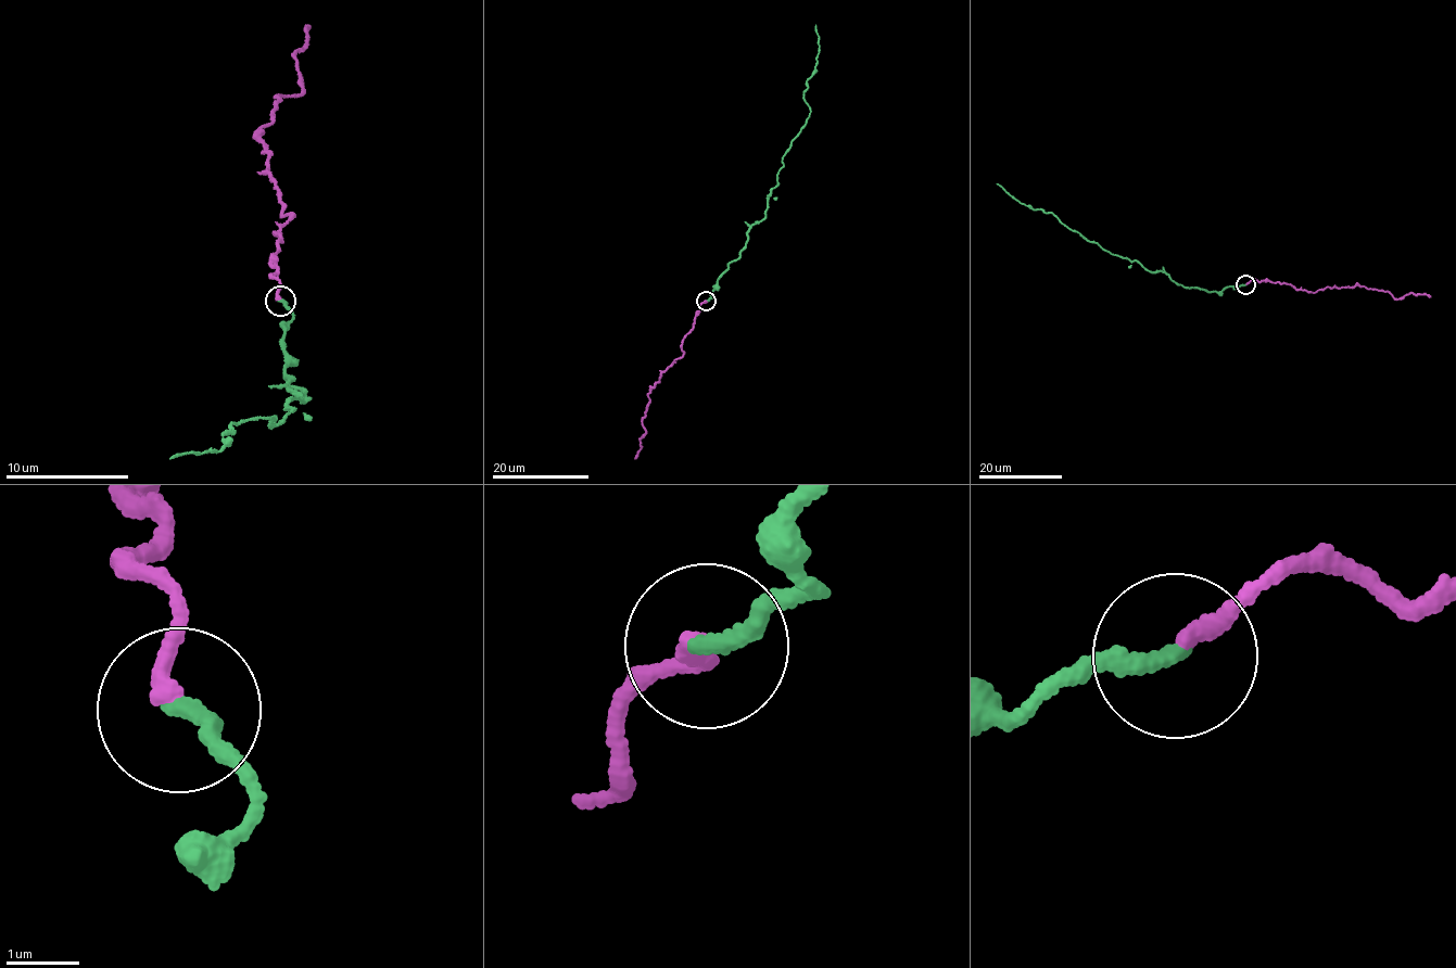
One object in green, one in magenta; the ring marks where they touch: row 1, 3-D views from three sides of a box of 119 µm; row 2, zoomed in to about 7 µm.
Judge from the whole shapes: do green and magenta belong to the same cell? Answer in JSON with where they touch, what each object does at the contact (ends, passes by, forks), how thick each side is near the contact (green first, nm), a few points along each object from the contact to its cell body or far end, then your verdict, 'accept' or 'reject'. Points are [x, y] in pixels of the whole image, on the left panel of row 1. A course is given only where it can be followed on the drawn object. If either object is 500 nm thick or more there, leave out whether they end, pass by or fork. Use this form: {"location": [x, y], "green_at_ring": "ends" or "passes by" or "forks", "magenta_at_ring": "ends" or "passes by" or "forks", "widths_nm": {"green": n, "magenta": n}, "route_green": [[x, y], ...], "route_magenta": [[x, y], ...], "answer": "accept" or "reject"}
{"location": [280, 301], "green_at_ring": "ends", "magenta_at_ring": "ends", "widths_nm": {"green": 240, "magenta": 260}, "route_green": [[279, 302], [283, 379], [304, 390], [286, 391], [308, 399], [169, 459]], "route_magenta": [[279, 298], [275, 236], [294, 216], [281, 213], [261, 130], [280, 94], [304, 88], [294, 53], [305, 28]], "answer": "accept"}

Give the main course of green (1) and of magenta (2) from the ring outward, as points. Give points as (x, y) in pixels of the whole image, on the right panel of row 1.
1: (1245, 284), (1220, 292), (1181, 285), (1165, 272), (1112, 254), (997, 183)
2: (1245, 283), (1253, 279), (1277, 282), (1315, 292), (1363, 287), (1389, 292), (1397, 298), (1412, 293), (1430, 296)

